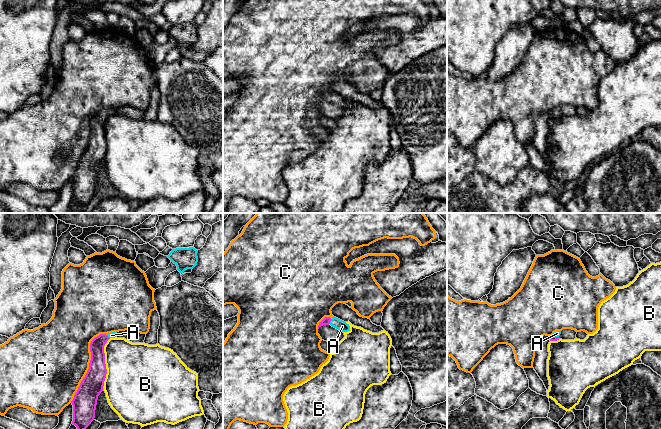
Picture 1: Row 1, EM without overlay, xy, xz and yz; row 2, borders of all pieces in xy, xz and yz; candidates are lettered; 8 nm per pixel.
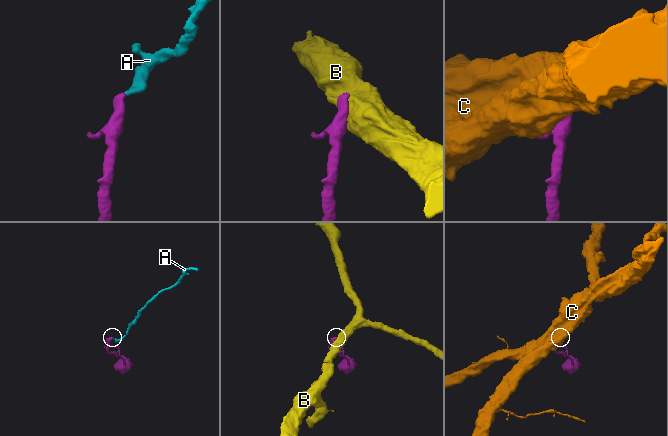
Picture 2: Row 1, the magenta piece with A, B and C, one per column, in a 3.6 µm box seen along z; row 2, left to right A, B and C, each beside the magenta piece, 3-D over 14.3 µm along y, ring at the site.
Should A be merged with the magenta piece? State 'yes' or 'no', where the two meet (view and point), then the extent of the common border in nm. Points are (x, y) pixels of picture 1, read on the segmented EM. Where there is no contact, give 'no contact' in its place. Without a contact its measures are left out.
yes | xz (330, 320) | 40 nm

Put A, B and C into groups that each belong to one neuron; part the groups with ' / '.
A / B / C

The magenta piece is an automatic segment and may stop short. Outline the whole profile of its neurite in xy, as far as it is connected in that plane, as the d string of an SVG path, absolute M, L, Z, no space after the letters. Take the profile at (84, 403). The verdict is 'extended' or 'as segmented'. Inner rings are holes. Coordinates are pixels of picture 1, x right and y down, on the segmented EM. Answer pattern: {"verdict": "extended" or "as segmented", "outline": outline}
{"verdict": "extended", "outline": "M117 332L100 334L90 343L91 360L89 369L71 401L73 405L72 424L77 429L86 429L95 418L98 396L103 391L107 374L104 346Z"}

